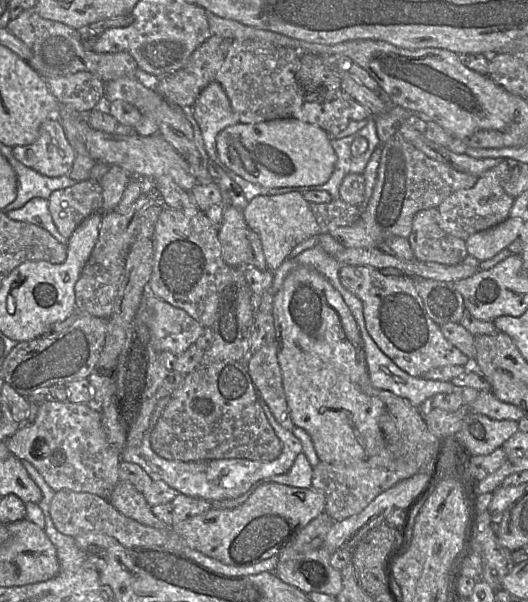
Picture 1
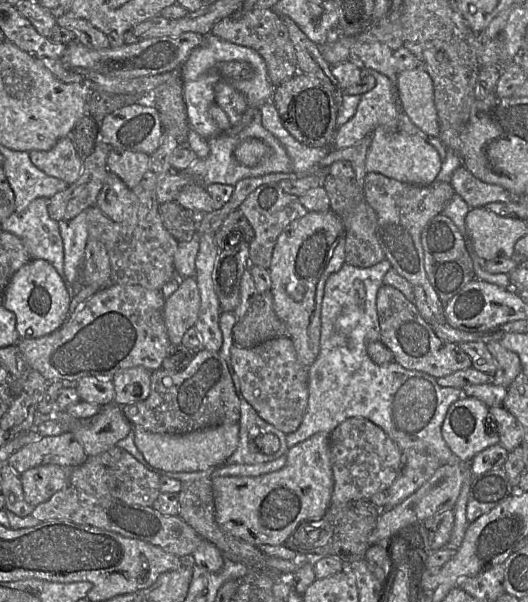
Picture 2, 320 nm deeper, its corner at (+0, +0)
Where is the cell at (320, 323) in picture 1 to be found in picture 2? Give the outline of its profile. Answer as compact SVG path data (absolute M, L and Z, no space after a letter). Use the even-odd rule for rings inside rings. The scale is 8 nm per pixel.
M331 210L308 212L291 222L278 236L269 267L276 315L287 328L297 358L307 369L320 351L321 307L329 276L345 263L345 227Z

